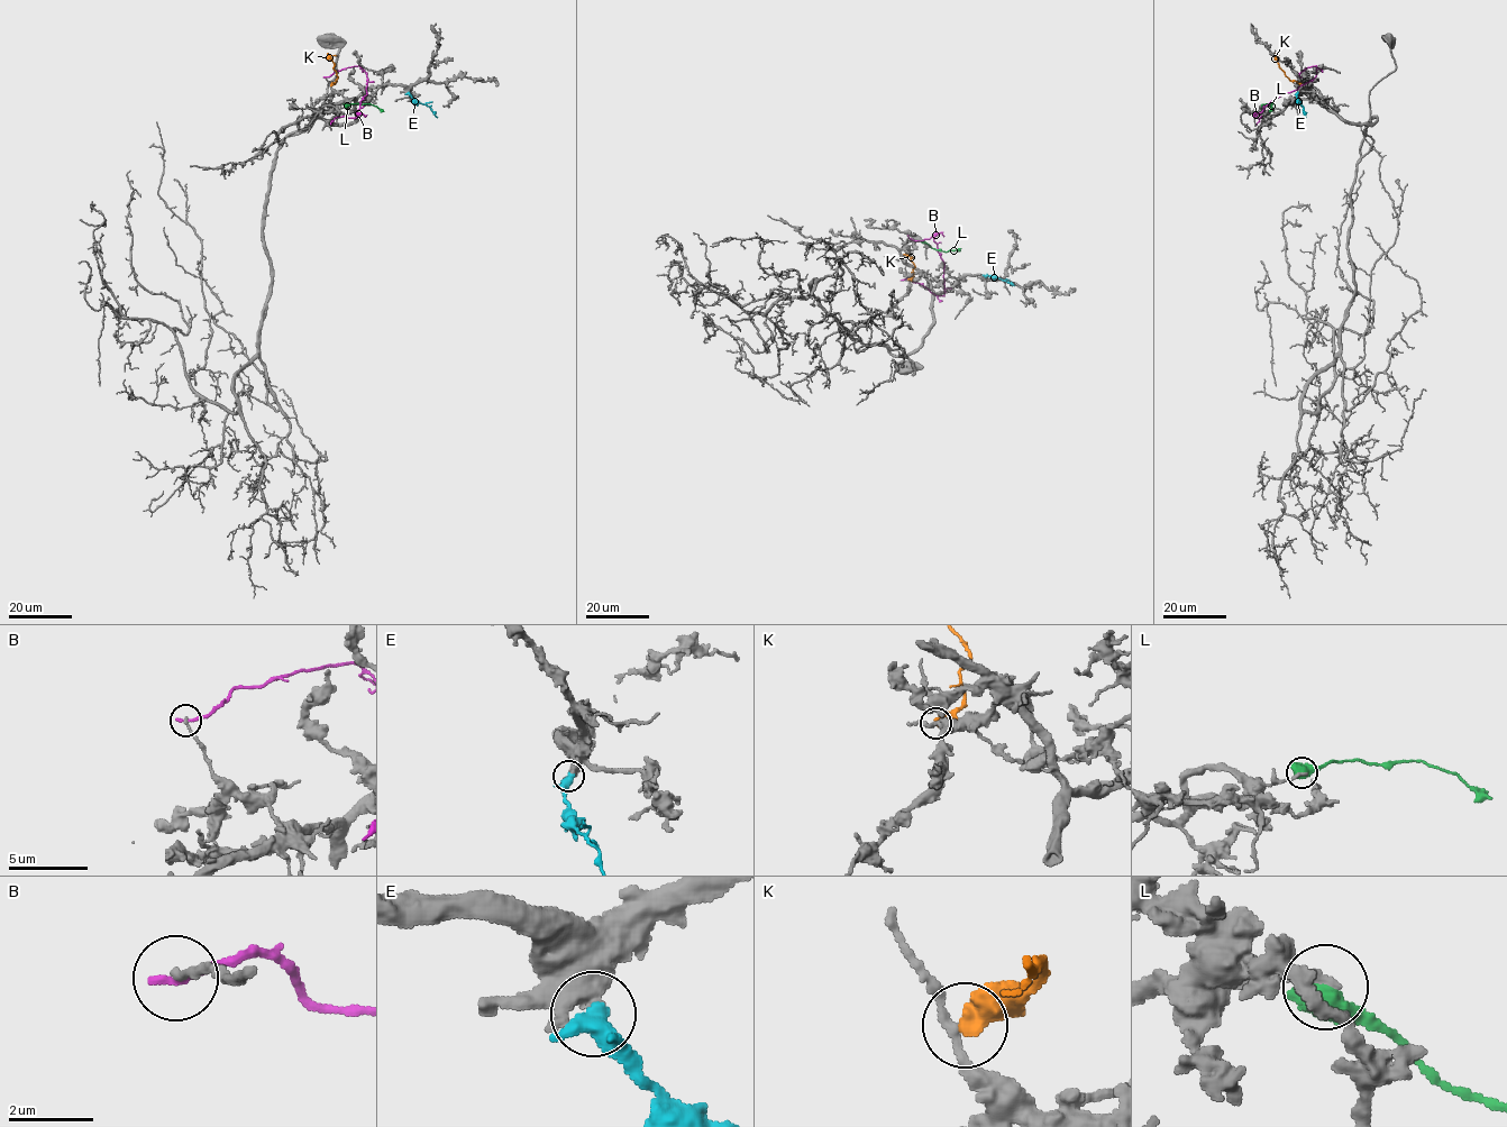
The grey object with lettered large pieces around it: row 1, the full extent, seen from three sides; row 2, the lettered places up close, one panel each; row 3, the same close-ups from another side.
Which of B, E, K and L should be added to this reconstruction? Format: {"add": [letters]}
{"add": []}

